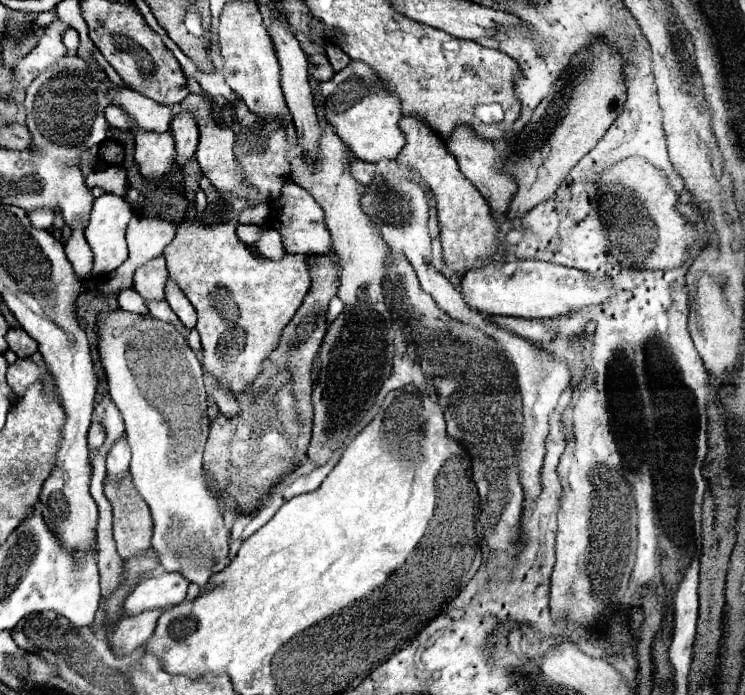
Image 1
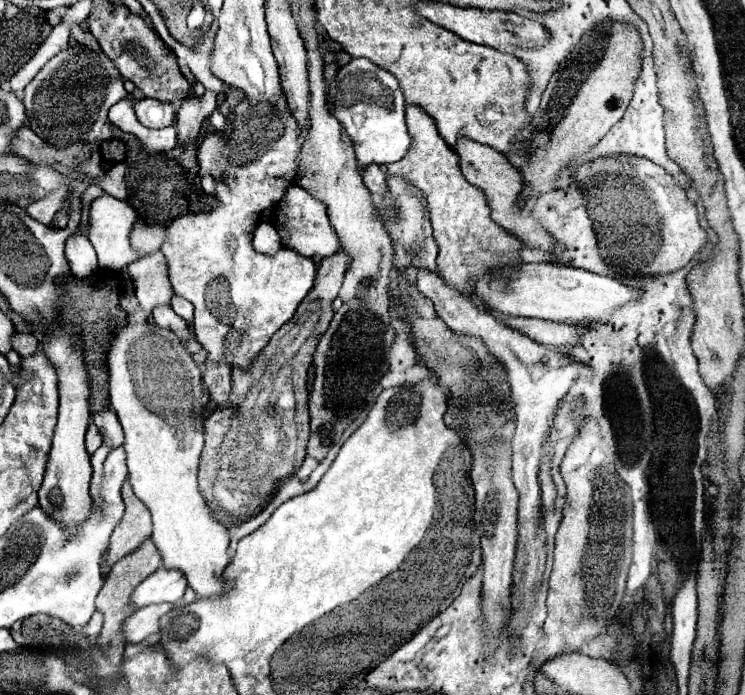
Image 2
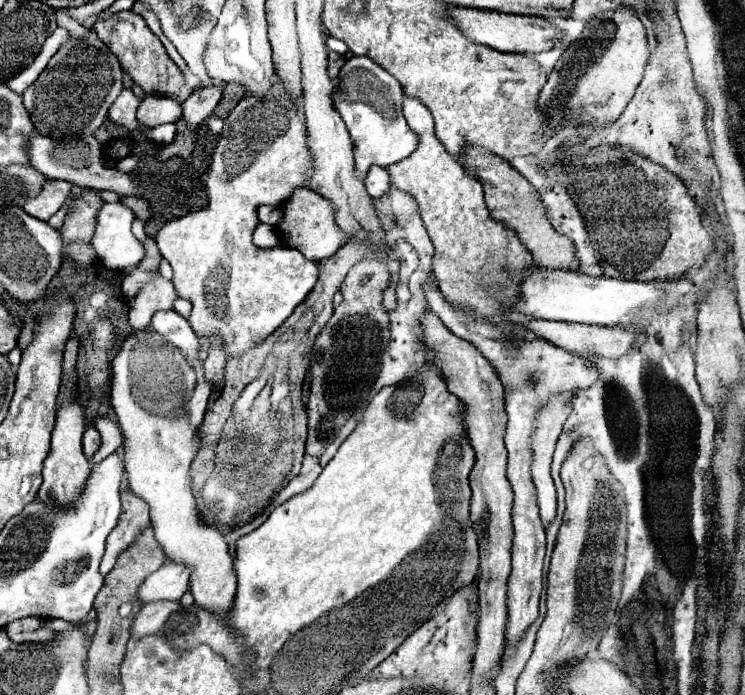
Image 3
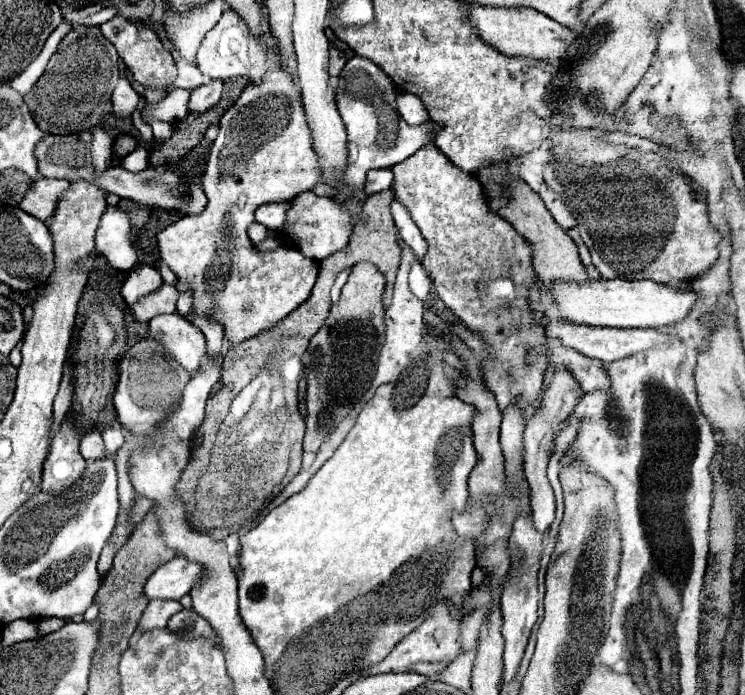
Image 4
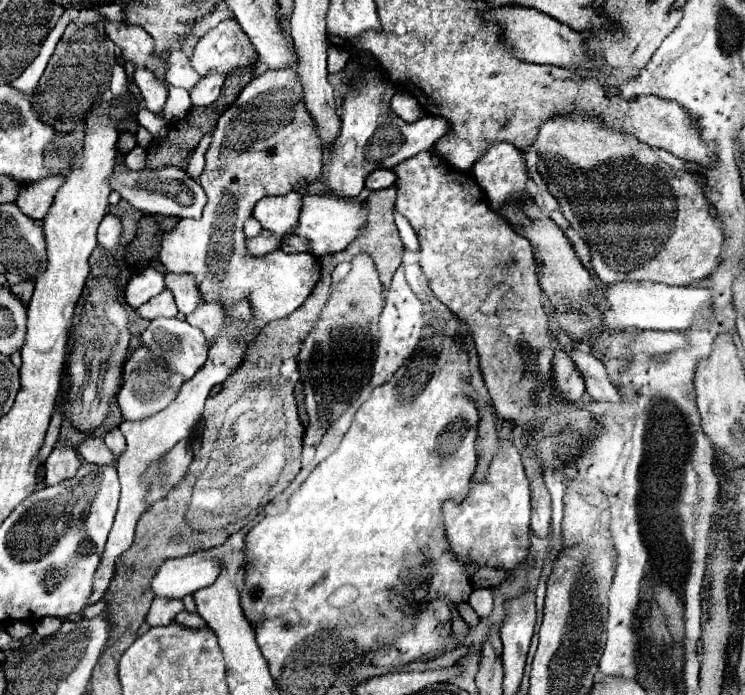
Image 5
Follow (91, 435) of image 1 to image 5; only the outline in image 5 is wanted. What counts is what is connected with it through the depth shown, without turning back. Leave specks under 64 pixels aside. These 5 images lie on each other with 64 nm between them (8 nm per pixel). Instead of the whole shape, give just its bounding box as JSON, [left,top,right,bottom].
[78,438,116,466]

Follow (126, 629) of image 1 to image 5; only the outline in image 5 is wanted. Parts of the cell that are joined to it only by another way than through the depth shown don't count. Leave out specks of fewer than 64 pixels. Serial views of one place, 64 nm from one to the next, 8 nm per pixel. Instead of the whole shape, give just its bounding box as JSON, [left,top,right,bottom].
[146,598,184,626]

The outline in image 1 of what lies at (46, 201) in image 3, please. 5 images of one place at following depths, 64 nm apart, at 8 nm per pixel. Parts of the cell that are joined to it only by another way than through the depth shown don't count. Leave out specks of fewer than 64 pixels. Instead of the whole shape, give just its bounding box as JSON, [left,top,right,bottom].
[28,208,54,230]

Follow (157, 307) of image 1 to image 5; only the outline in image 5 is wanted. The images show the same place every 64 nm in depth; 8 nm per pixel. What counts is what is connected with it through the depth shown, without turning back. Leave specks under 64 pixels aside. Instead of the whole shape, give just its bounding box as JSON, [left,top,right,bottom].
[142,318,208,382]

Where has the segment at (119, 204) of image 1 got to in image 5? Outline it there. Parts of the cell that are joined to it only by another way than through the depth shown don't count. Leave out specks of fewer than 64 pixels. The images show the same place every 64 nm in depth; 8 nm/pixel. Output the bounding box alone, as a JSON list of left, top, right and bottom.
[98,216,124,260]

